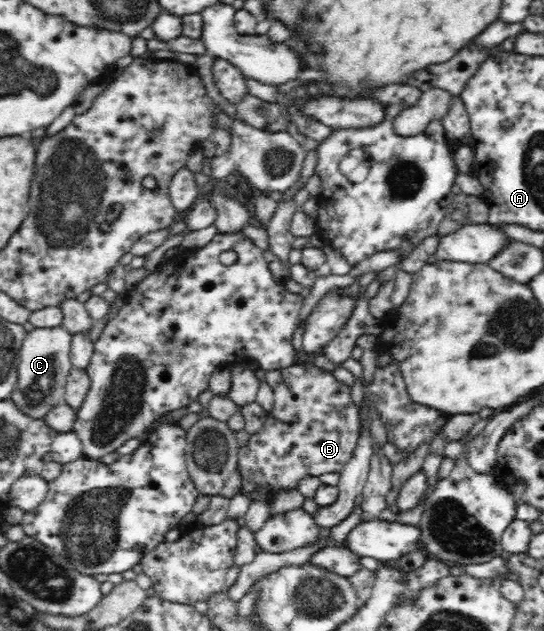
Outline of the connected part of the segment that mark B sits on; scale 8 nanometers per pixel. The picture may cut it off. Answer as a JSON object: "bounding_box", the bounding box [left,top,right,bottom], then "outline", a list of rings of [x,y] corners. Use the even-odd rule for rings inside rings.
{"bounding_box":[238,360,360,503],"outline":[[[298,360],[297,363],[291,365],[290,367],[277,369],[274,371],[267,371],[263,381],[269,384],[273,390],[275,404],[267,414],[267,419],[265,419],[262,428],[257,433],[250,435],[247,445],[240,447],[238,469],[243,483],[240,487],[240,493],[244,493],[250,501],[253,499],[260,499],[265,503],[270,503],[275,496],[275,493],[283,491],[283,489],[297,489],[297,483],[299,483],[301,479],[309,477],[309,475],[319,477],[319,475],[326,473],[340,473],[343,471],[345,465],[352,458],[353,451],[355,451],[355,446],[358,441],[360,419],[358,418],[359,408],[356,407],[355,403],[353,403],[351,399],[352,387],[339,383],[332,373],[323,371],[317,368],[314,364],[304,363]]]}

